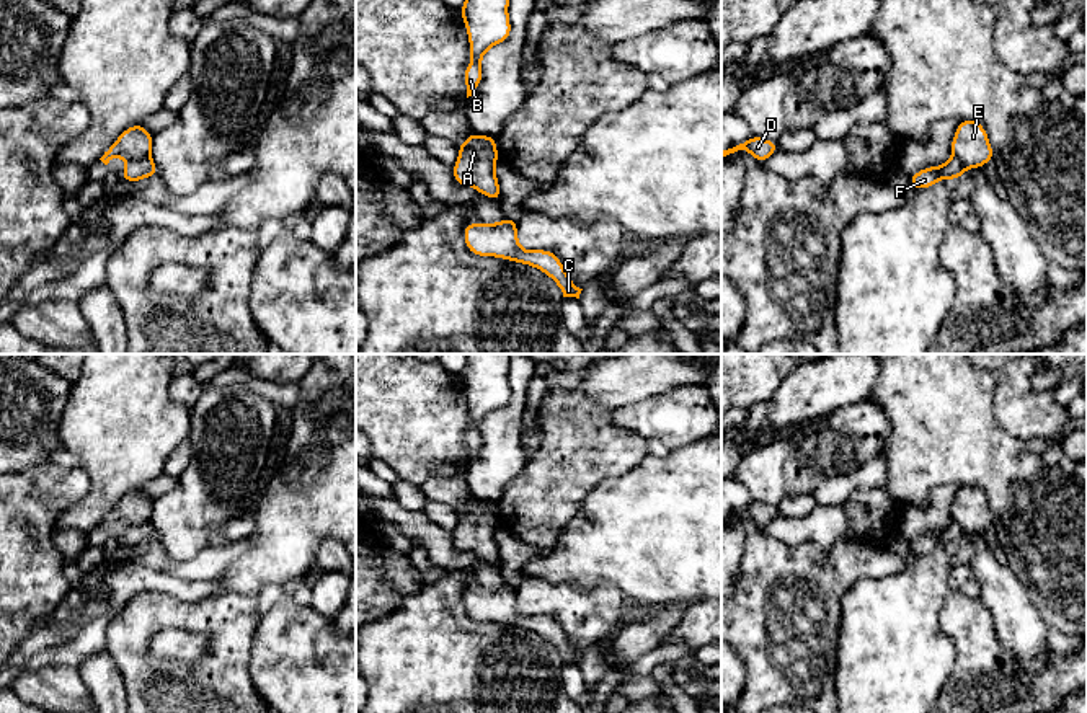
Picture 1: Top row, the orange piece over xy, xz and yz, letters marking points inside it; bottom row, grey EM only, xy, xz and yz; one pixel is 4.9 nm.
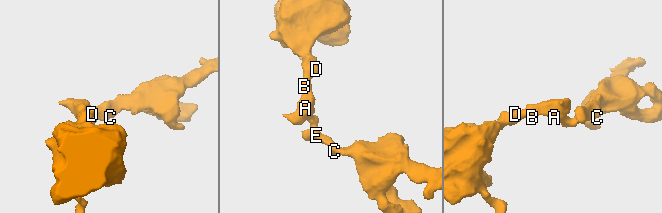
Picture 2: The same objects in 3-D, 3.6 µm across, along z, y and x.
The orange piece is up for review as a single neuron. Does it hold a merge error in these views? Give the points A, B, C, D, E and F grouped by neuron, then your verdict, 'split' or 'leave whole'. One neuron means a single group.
A B D F / C E; split

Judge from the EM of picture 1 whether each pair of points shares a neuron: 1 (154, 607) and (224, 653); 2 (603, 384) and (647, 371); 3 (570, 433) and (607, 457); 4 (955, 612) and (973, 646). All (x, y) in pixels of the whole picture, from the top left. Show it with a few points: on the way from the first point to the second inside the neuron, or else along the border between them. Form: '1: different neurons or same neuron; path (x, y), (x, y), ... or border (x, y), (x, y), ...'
1: same neuron; path (175, 614), (201, 617), (216, 632)
2: same neuron; path (614, 382), (635, 376)
3: same neuron; path (580, 442), (591, 451), (598, 451)
4: same neuron; path (963, 620), (971, 628), (973, 638)

